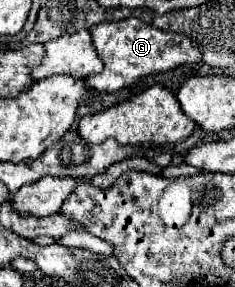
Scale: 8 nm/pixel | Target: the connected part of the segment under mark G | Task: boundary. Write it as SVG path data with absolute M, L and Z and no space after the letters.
M135 16L119 22L99 24L97 28L91 28L91 36L105 68L101 74L87 76L85 82L99 92L119 92L143 76L169 72L179 68L181 64L203 64L203 54L197 52L189 36L175 32L161 32L161 28L153 28L151 24Z

